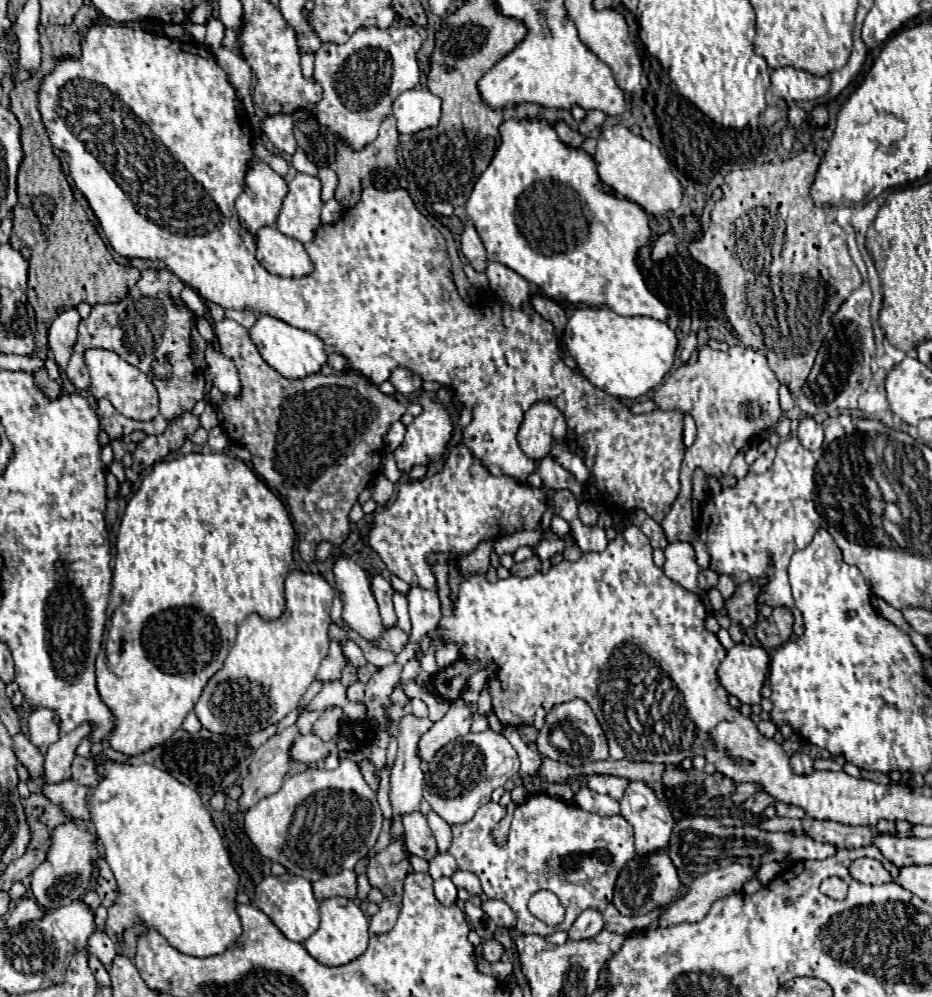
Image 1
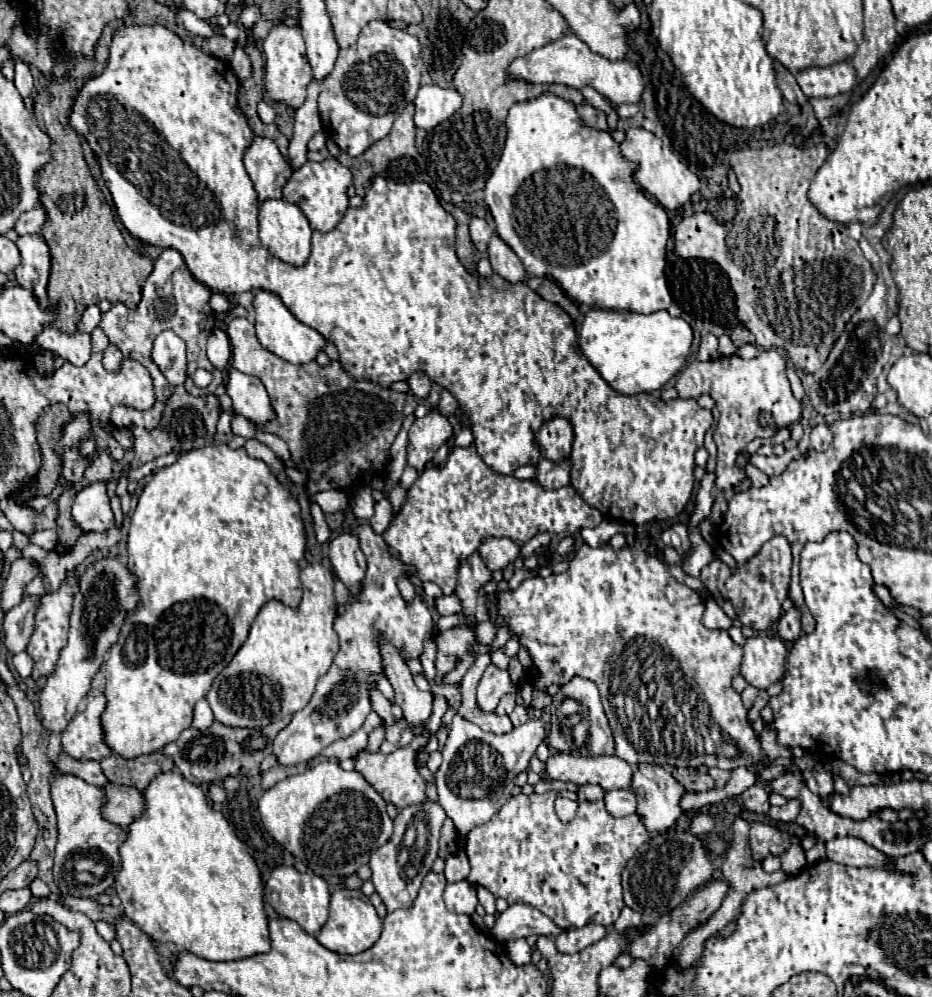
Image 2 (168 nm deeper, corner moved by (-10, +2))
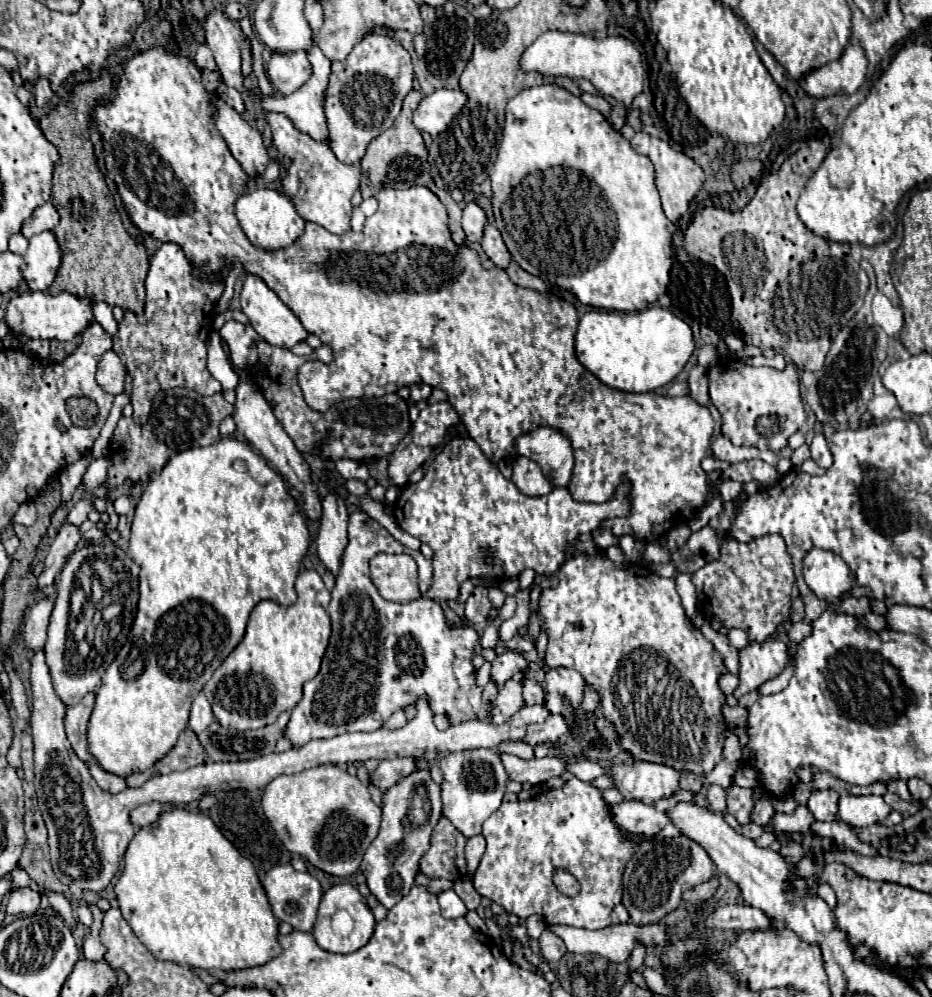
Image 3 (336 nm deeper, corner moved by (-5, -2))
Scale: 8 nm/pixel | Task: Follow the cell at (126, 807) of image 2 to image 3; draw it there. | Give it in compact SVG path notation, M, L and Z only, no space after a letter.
M146 803L146 805L140 805L136 807L132 813L130 813L130 819L134 823L134 827L148 827L152 823L158 821L160 813L164 811L172 811L172 805L164 805L164 803Z

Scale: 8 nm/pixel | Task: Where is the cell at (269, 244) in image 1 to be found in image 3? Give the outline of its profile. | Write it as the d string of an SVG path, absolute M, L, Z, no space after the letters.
M256 187L256 189L244 193L242 197L238 197L234 207L236 207L236 217L238 217L240 227L244 229L246 237L252 241L252 245L256 245L260 249L274 251L280 247L288 247L302 235L304 225L306 225L306 221L294 209L294 203L290 201L290 197L286 197L280 191L270 189L270 187Z

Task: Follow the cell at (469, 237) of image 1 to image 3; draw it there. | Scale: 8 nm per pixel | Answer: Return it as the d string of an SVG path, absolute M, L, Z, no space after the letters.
M474 201L466 203L462 213L462 229L470 243L478 243L482 239L484 225L486 225L486 213L480 209L480 205Z

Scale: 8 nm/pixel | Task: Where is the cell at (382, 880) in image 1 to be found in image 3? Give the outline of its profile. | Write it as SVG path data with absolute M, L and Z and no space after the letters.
M430 767L416 769L396 785L384 791L382 797L382 823L376 839L366 849L362 859L362 873L366 875L372 895L386 907L394 907L414 885L420 867L420 857L426 853L432 829L442 813L440 785L430 777Z

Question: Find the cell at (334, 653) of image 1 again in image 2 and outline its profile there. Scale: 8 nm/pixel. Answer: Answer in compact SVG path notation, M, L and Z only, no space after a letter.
M361 525L357 529L357 537L359 537L361 549L363 549L363 553L367 557L367 575L365 575L365 581L363 581L363 591L359 593L359 597L355 597L349 603L347 613L339 615L335 619L335 631L339 635L341 649L339 649L339 653L337 653L337 657L333 661L333 667L317 681L317 689L315 689L311 701L299 713L293 715L291 723L283 731L279 731L279 735L273 741L273 755L277 757L279 765L301 765L301 763L307 763L313 757L317 757L323 751L323 747L331 745L333 741L345 739L345 737L349 737L349 735L353 735L355 731L361 729L365 717L371 711L369 689L375 687L375 675L383 671L381 657L379 657L379 645L377 645L377 635L383 635L385 641L391 641L399 649L399 653L403 657L419 659L419 655L423 651L423 639L433 631L433 615L431 615L431 609L427 607L427 603L423 599L415 597L415 601L411 605L405 605L405 601L399 595L397 577L399 575L409 575L411 567L407 567L399 559L391 557L383 537L375 535L369 525Z

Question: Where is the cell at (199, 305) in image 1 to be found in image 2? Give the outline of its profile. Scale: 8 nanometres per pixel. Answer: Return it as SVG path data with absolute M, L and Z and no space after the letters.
M213 293L211 299L209 299L209 305L211 305L211 309L213 309L215 313L225 313L231 303L229 303L229 299L227 299L225 295L219 295L219 293L215 295L215 293Z

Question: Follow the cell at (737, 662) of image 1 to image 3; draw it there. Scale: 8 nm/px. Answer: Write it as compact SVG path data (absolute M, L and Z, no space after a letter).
M766 639L764 643L750 643L740 651L740 685L734 697L748 691L756 691L768 679L782 673L788 663L788 647L778 639Z

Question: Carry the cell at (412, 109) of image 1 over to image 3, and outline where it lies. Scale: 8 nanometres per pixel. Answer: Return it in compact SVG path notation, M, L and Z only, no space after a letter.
M438 89L426 95L414 111L414 125L430 135L440 135L466 105L468 97L460 89Z

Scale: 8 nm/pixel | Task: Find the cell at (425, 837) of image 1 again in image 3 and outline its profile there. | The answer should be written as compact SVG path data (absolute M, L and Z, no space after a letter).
M412 757L382 761L382 763L378 765L378 769L370 775L370 781L372 781L374 785L378 785L382 791L386 791L388 787L396 785L400 779L404 779L404 777L410 775L412 771L416 771L416 763L414 763Z

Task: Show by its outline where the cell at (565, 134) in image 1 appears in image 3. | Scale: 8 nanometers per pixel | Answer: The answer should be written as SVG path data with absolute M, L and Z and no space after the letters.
M582 93L582 101L584 101L588 107L592 107L592 109L600 111L604 117L608 117L608 115L610 115L610 111L612 111L610 103L608 103L608 101L606 101L602 95L590 95L590 93Z

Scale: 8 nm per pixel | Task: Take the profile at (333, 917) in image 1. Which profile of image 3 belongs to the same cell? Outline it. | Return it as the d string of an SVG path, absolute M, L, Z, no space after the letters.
M334 885L330 887L320 901L318 919L314 925L316 943L330 953L354 953L368 943L374 933L374 915L366 905L366 899L358 893L354 885Z

